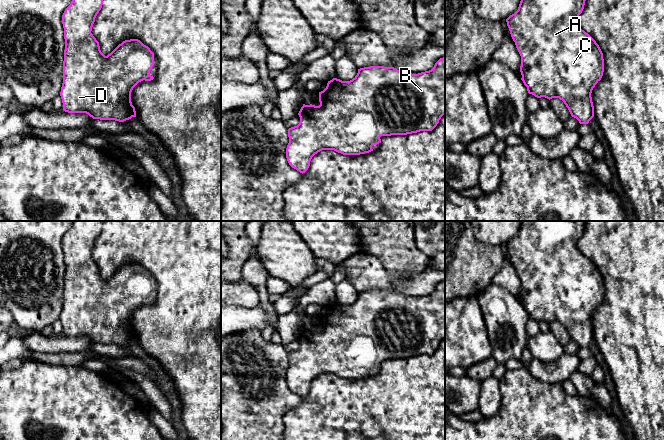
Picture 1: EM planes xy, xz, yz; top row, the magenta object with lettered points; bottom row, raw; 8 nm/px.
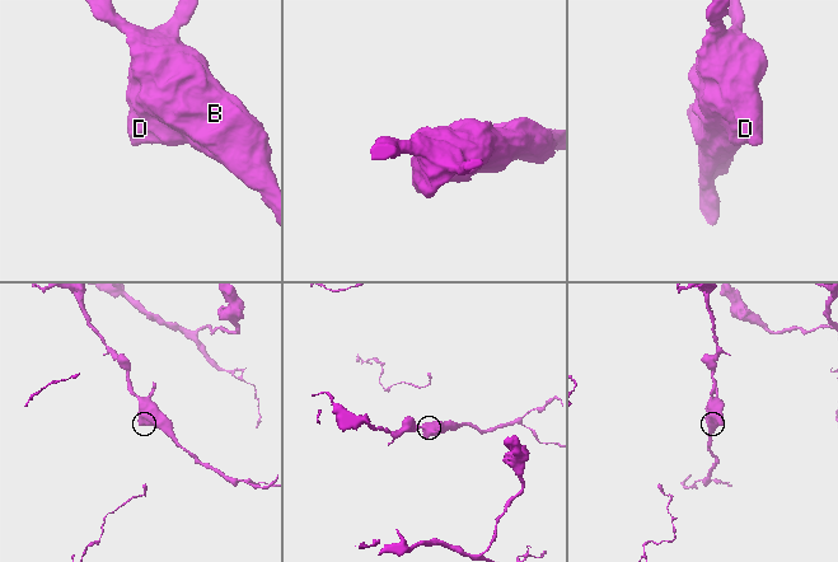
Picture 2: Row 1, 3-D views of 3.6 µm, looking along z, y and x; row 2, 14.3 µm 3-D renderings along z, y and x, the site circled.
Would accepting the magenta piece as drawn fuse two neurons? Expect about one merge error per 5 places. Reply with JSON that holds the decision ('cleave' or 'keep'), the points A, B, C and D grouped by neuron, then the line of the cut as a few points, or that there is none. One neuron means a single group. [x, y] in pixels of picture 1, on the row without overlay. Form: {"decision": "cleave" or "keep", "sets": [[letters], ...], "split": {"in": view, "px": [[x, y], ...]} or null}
{"decision": "keep", "sets": [["A", "B", "C", "D"]], "split": null}

